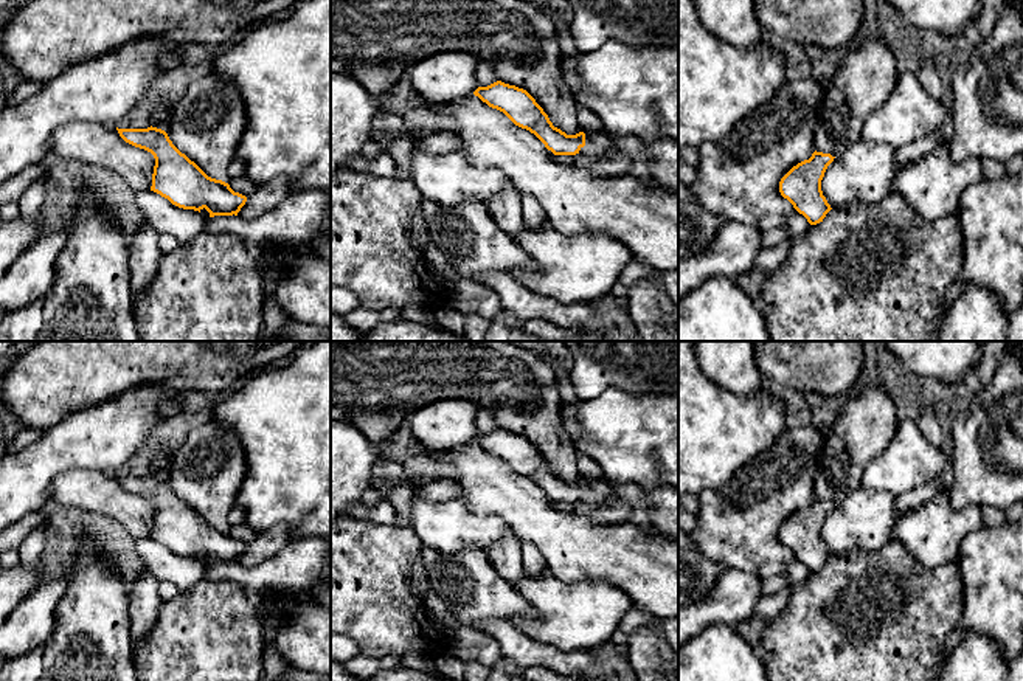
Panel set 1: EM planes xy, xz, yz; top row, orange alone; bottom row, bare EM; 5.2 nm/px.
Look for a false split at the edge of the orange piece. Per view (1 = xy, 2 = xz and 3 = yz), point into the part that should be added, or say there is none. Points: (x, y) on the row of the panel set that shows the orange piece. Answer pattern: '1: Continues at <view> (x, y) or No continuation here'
1: No continuation here
2: Continues at xz (598, 143)
3: No continuation here

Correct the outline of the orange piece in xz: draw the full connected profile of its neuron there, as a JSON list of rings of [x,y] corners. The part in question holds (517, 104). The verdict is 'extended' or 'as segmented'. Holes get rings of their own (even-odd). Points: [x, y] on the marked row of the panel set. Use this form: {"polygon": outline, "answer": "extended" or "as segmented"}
{"polygon": [[[497,81],[473,92],[489,107],[503,112],[515,126],[534,133],[554,155],[604,155],[616,149],[604,132],[567,135],[554,127],[543,109],[523,88]]], "answer": "extended"}

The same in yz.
{"polygon": [[[813,152],[809,160],[793,166],[779,181],[779,192],[810,225],[823,222],[832,209],[821,191],[821,180],[835,157]]], "answer": "as segmented"}

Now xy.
{"polygon": [[[157,127],[147,129],[118,129],[120,137],[140,149],[151,152],[155,158],[151,191],[168,199],[172,205],[183,209],[202,211],[203,208],[214,216],[238,216],[247,197],[234,192],[228,183],[208,177],[194,161],[182,154],[169,140],[168,133]]], "answer": "as segmented"}

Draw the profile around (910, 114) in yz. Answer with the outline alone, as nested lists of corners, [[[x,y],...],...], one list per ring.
[[[905,71],[886,102],[865,121],[862,140],[899,149],[933,135],[939,127],[948,129],[950,123],[950,105],[936,101],[916,73]]]

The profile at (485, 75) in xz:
[[[484,59],[478,60],[477,70],[475,70],[475,79],[478,87],[487,87],[498,81],[491,62]]]

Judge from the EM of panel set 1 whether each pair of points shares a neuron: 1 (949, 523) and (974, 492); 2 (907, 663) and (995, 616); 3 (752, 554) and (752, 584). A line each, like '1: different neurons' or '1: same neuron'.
1: different neurons
2: different neurons
3: different neurons

